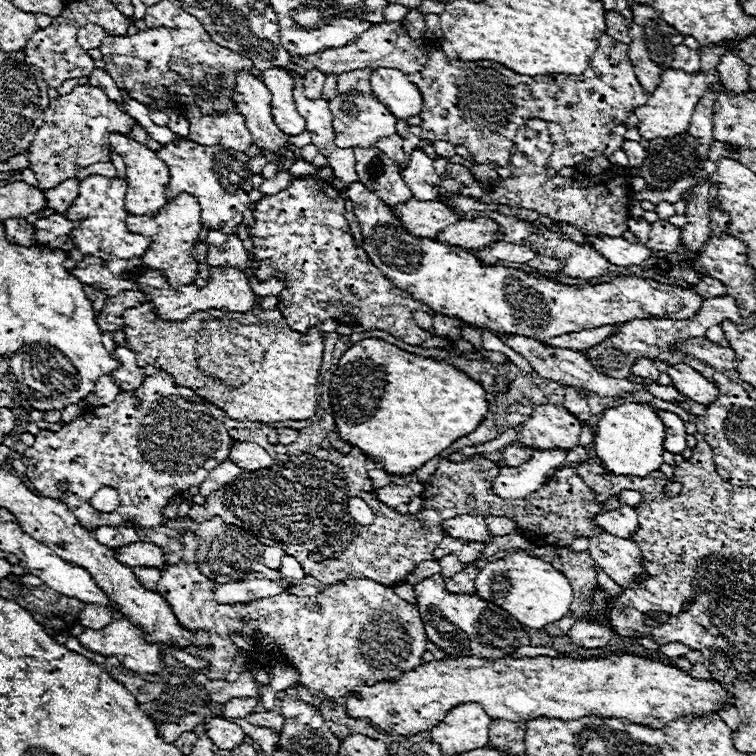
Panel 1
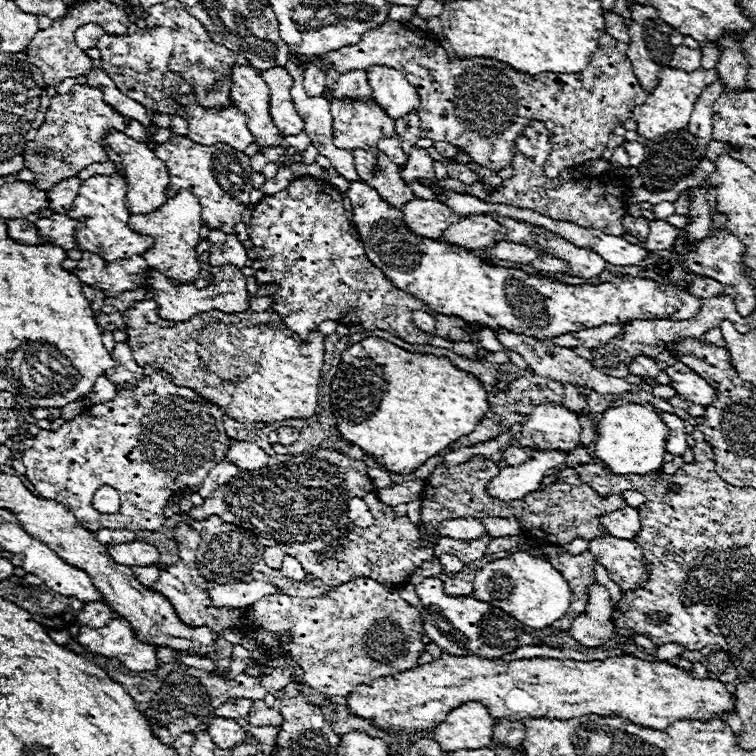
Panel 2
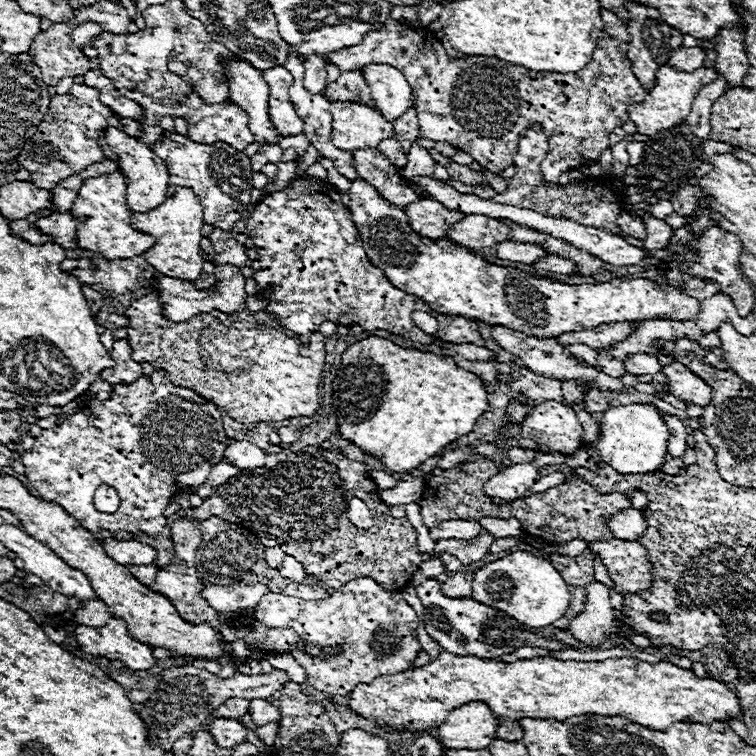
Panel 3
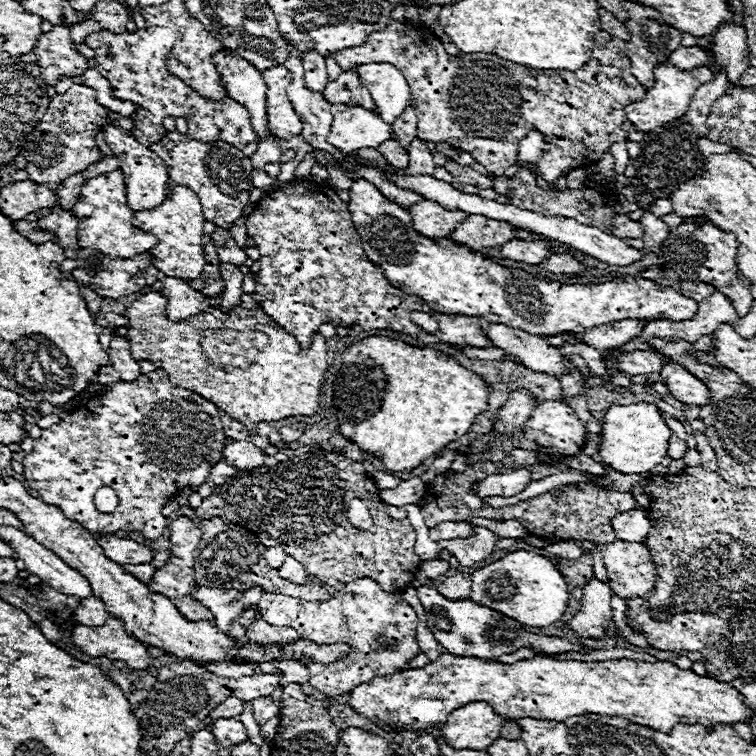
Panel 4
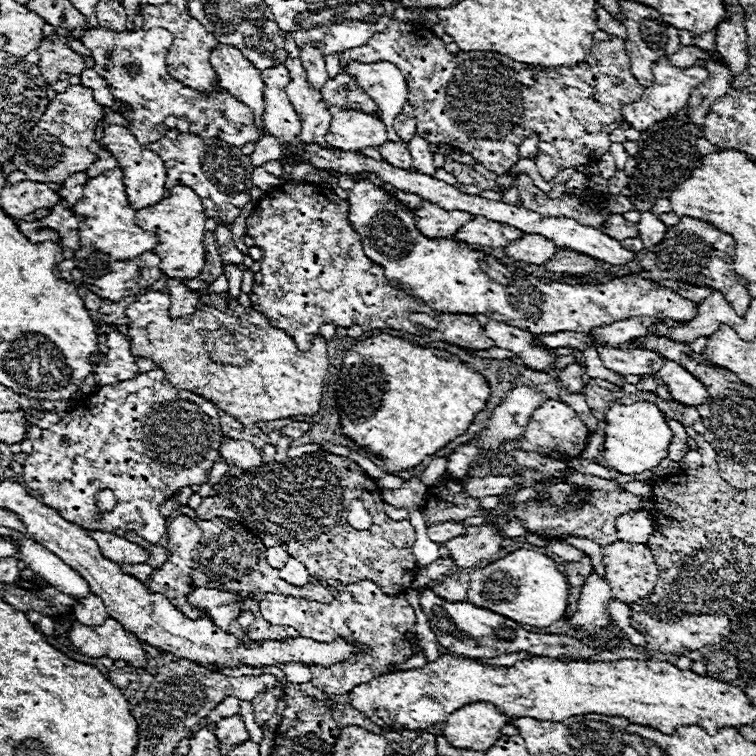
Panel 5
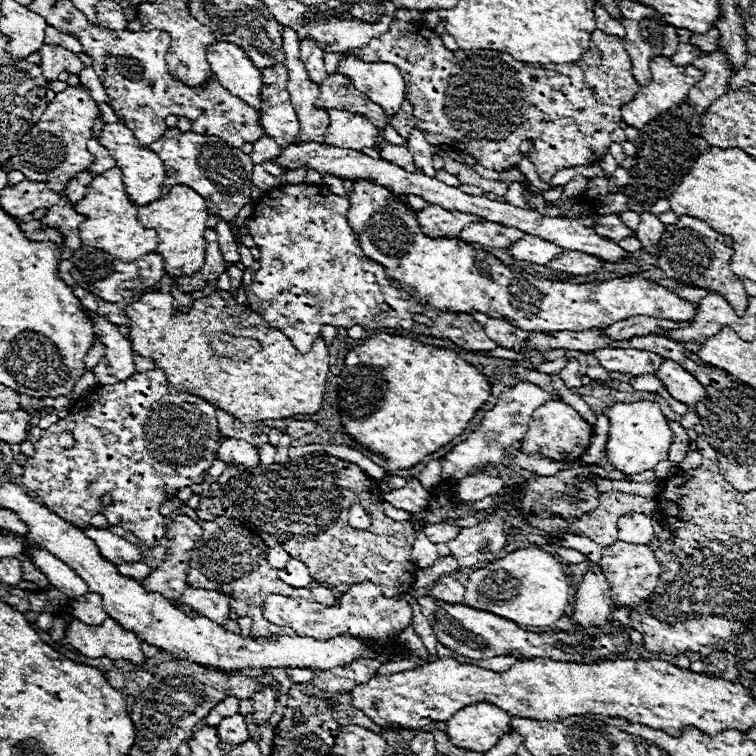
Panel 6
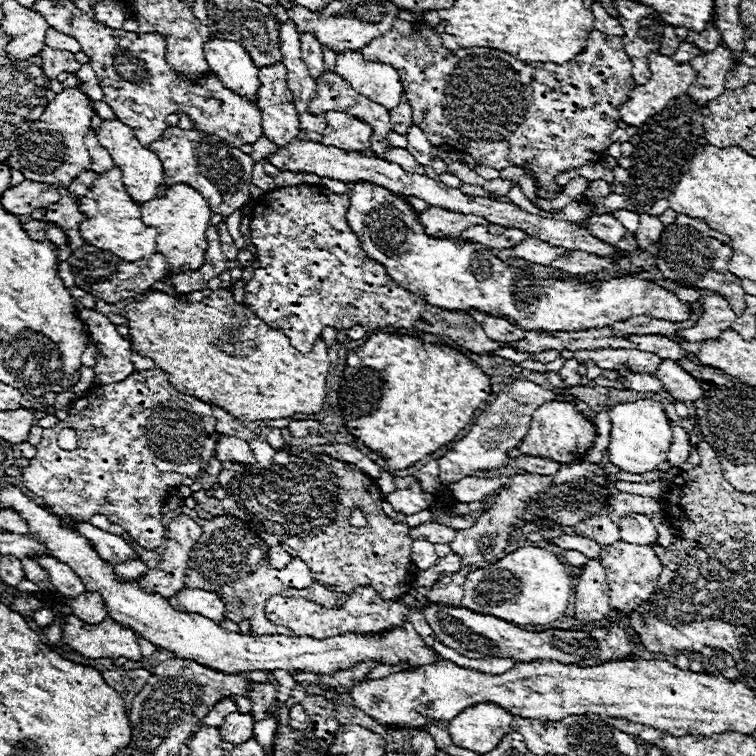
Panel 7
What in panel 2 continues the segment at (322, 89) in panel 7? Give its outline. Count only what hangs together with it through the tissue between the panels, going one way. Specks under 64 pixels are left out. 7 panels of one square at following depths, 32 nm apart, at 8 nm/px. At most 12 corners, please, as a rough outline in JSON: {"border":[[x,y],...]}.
{"border":[[364,70],[342,72],[332,98],[370,100]]}

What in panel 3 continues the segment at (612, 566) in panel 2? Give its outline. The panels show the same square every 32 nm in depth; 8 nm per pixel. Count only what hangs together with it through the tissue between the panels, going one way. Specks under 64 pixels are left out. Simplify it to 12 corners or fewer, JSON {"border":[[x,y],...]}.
{"border":[[640,542],[590,544],[620,596],[652,586],[652,562]]}

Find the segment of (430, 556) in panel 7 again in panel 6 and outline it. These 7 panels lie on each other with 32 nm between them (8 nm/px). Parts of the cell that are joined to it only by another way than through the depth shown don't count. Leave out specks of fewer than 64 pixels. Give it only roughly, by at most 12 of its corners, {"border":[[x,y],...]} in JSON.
{"border":[[416,534],[412,558],[418,568],[428,568],[438,560],[436,546]]}

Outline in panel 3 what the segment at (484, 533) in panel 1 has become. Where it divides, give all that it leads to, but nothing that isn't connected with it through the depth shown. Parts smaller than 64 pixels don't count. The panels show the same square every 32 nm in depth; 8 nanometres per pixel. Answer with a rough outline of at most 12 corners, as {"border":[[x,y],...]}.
{"border":[[444,520],[432,540],[474,538],[474,520]]}

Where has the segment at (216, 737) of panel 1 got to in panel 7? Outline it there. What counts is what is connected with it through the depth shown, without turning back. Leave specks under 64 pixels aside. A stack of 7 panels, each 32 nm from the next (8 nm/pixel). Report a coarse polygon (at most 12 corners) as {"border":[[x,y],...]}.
{"border":[[228,714],[220,724],[224,742],[252,738],[252,714]]}

